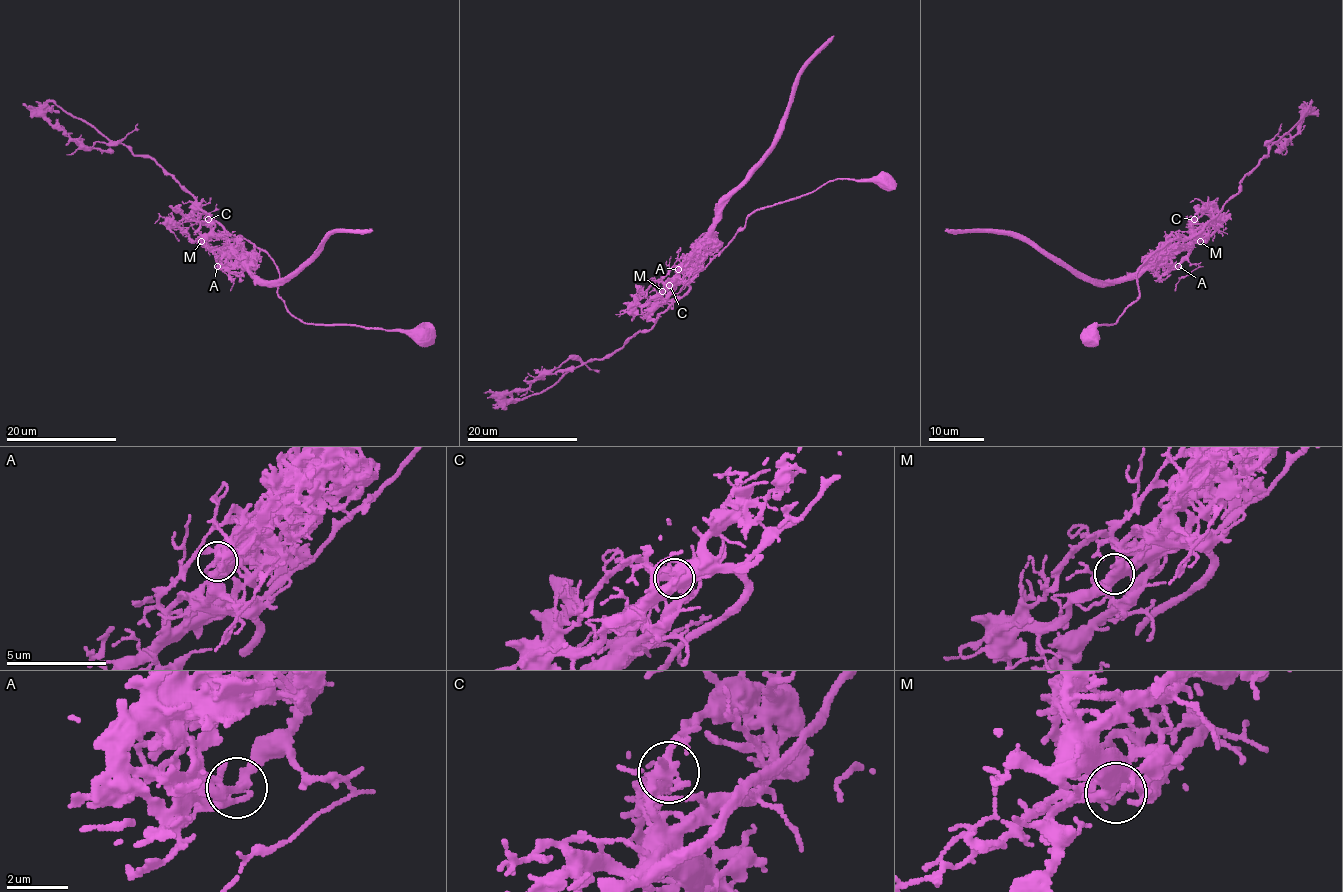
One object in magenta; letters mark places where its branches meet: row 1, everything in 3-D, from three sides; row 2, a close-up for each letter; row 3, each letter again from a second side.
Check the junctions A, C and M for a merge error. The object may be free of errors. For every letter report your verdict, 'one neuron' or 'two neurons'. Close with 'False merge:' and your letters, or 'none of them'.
A: two neurons
C: one neuron
M: one neuron
False merge: A

